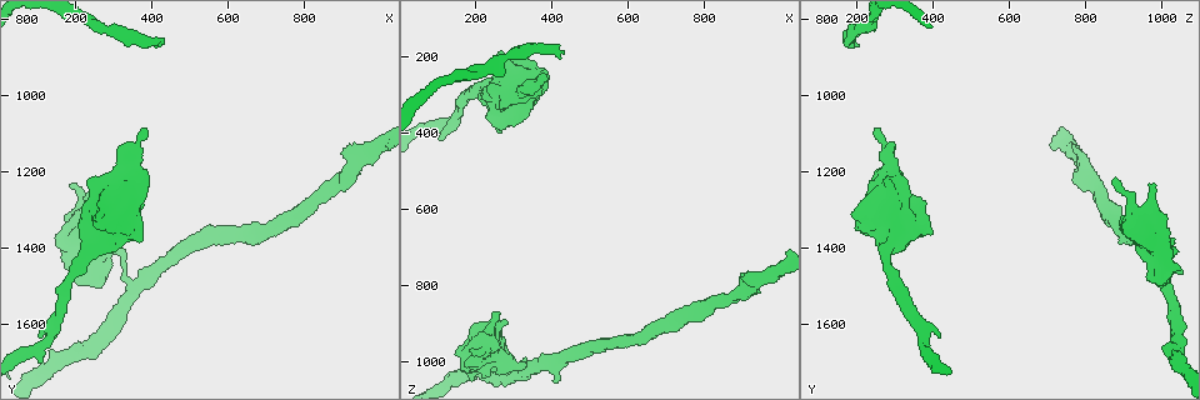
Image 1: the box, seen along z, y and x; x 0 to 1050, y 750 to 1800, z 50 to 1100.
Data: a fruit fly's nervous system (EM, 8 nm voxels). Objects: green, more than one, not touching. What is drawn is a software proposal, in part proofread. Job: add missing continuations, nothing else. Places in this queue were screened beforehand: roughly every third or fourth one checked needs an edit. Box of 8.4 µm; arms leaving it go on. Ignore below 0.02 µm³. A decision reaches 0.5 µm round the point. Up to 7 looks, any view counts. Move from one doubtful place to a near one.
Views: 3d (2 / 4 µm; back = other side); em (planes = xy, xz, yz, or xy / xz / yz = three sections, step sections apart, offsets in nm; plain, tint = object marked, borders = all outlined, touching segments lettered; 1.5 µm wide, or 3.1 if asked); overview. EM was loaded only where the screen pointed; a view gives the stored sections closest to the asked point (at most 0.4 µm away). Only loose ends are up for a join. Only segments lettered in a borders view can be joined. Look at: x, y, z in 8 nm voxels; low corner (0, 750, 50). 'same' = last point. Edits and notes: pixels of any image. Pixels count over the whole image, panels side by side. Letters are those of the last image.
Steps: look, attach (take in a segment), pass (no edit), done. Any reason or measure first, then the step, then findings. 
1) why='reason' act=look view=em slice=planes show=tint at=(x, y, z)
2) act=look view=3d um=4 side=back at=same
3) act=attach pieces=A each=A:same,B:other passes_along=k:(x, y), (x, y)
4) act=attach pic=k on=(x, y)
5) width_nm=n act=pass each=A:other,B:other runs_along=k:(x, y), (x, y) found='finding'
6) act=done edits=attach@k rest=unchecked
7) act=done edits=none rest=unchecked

why='branch stops here' act=look view=3d um=2 at=(265, 1235, 875)

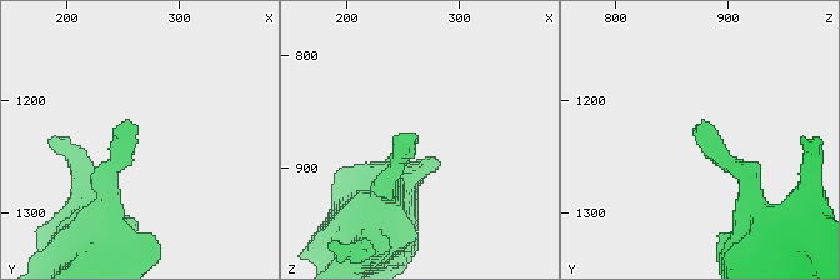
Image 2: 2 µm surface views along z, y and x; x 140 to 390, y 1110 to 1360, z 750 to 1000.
act=look view=em slice=planes show=borders at=(260, 1228, 870)

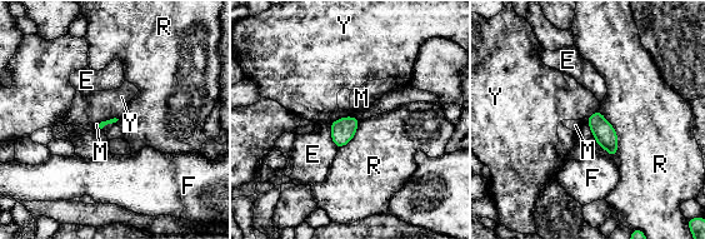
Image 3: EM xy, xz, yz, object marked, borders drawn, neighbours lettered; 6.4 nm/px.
act=pass each=E:other,F:other,M:other,R:other,Y:other border=3:(349, 115), (339, 118), (330, 124) found='none of them fits'

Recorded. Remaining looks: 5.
why='free end' act=look view=3d um=4 at=(265, 1360, 395)

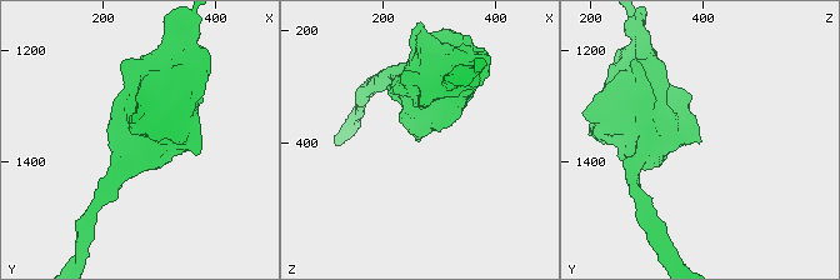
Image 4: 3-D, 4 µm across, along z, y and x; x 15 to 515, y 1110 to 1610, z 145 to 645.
act=look view=em um=3.1 slice=xy step=16 show=tint at=(265, 1365, 400)

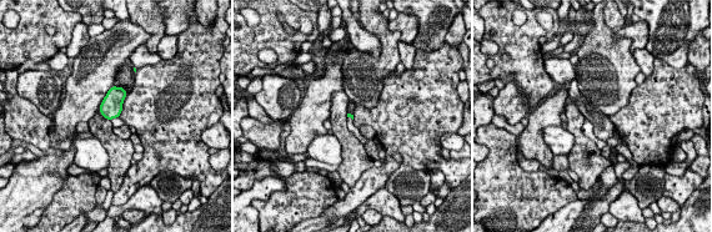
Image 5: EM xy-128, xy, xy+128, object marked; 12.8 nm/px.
why='see the neighbours' act=look view=em um=3.1 slice=xy step=16 show=borders at=same

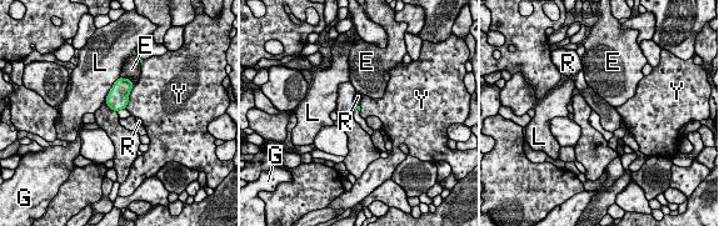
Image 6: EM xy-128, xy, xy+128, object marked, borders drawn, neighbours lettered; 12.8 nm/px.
act=pass each=E:other,G:other,L:other,R:other,Y:other border=6:(134, 85), (125, 108) found='no lettered segment goes on from it'

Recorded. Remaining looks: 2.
act=done edits=none rest=unchecked

